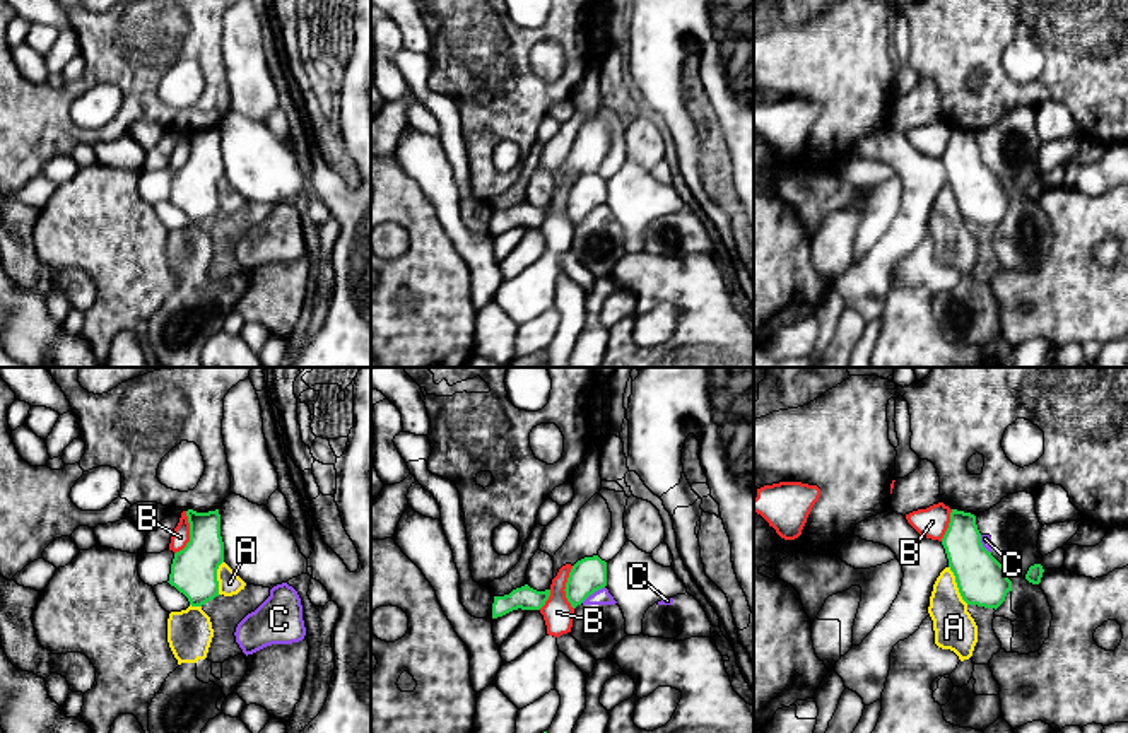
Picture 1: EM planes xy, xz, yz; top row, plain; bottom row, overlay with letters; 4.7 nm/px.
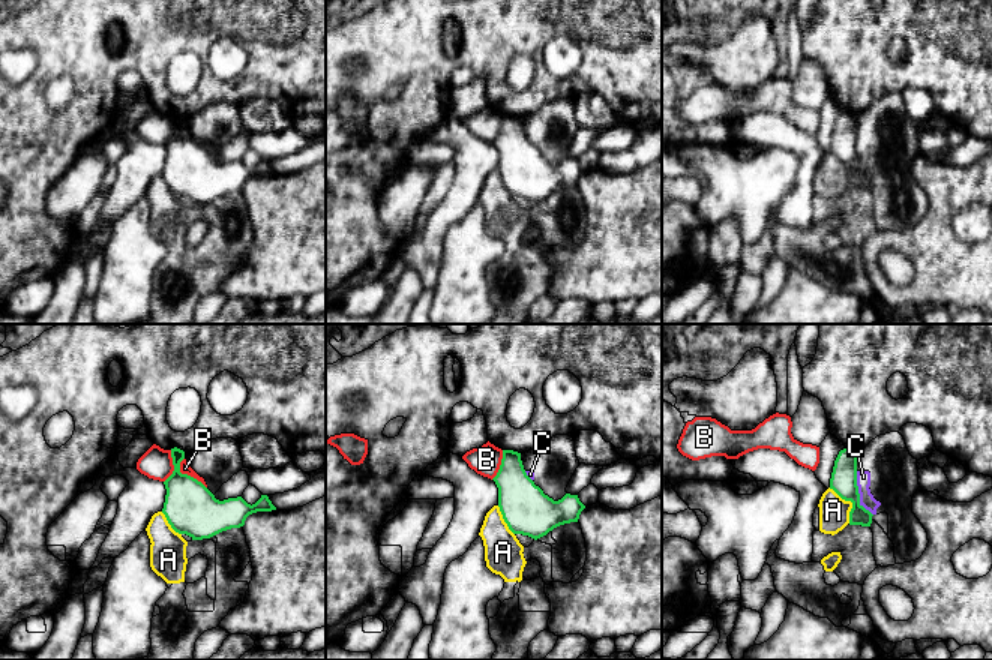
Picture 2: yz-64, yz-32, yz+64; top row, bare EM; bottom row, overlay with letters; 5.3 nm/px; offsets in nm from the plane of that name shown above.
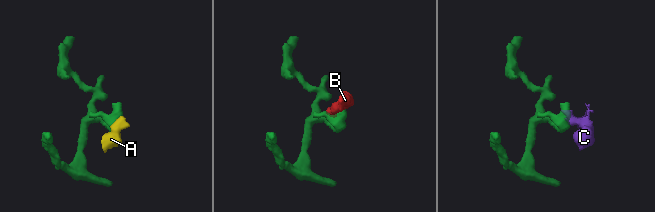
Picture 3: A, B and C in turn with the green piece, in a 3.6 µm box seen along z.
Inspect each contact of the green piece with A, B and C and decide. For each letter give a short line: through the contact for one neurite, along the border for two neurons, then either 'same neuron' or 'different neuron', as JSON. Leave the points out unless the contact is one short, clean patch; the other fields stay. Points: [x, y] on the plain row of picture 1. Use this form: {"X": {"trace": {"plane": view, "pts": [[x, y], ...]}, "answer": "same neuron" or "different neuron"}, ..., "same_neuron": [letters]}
{"A": {"trace": {"plane": "yz", "pts": [[949, 183], [957, 209], [968, 221]]}, "answer": "different neuron"}, "B": {"trace": {"plane": "xy", "pts": [[187, 129], [188, 159], [175, 171]]}, "answer": "different neuron"}, "C": {"trace": {"plane": "xz", "pts": [[604, 204], [581, 219]]}, "answer": "different neuron"}, "same_neuron": []}

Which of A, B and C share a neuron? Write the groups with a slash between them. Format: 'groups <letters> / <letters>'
groups A C / B

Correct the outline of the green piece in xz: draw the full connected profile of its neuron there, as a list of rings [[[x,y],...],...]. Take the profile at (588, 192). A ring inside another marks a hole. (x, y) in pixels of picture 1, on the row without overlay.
[[[598,173],[578,178],[566,200],[566,215],[573,226],[581,222],[590,212],[607,203],[607,179]]]

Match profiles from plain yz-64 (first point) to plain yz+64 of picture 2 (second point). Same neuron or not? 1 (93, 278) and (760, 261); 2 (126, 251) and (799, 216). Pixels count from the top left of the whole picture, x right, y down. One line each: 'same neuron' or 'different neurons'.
1: same neuron
2: different neurons

